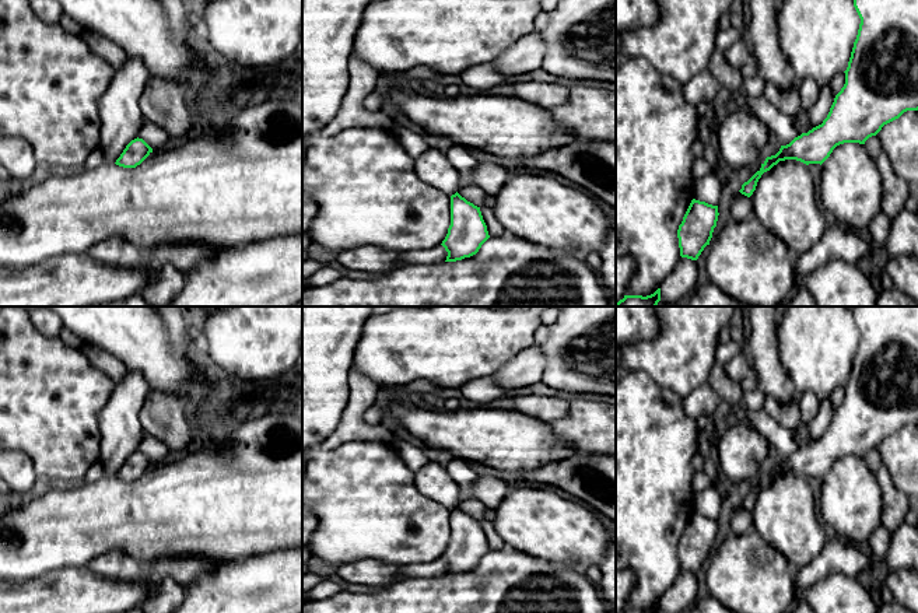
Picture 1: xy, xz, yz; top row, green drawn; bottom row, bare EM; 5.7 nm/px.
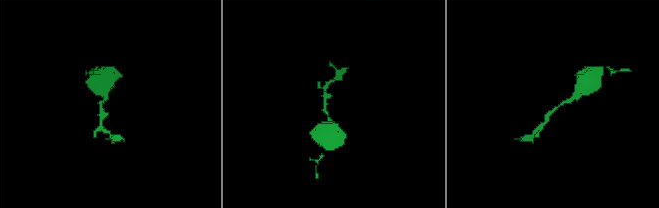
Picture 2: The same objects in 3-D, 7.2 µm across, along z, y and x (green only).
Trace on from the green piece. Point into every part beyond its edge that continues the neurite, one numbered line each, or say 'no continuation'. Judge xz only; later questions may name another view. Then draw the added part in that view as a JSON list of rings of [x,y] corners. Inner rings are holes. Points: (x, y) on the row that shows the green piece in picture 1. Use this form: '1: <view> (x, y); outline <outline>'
no continuation

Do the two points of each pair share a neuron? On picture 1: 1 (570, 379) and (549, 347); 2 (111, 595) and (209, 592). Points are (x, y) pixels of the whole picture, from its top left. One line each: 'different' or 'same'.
1: same
2: different

